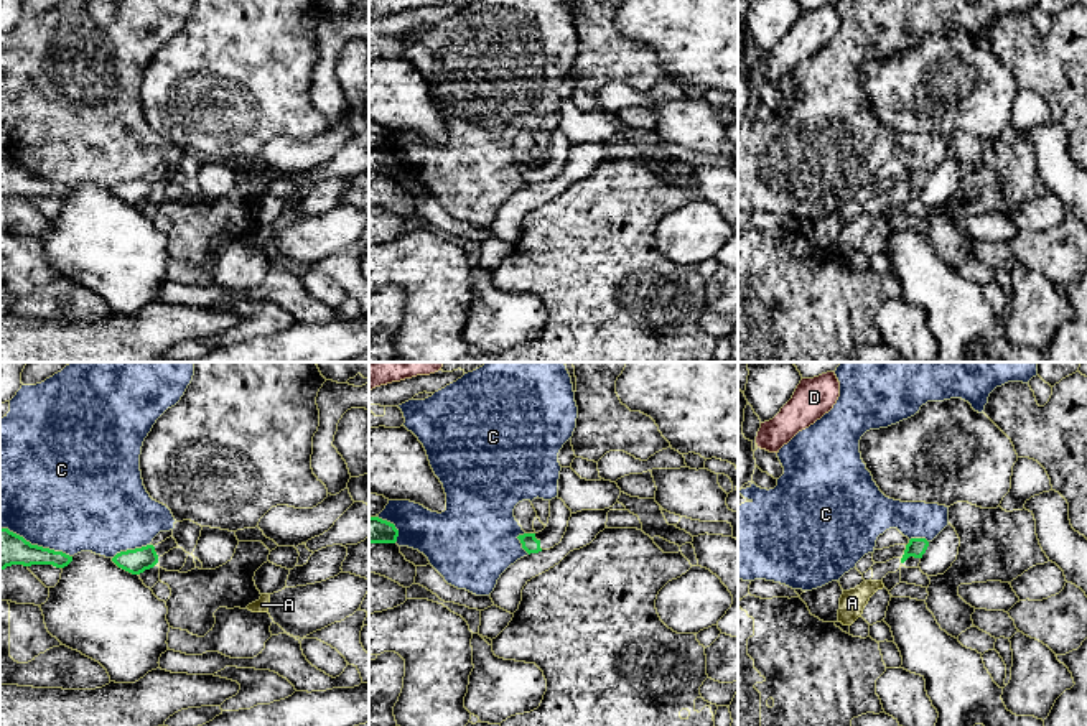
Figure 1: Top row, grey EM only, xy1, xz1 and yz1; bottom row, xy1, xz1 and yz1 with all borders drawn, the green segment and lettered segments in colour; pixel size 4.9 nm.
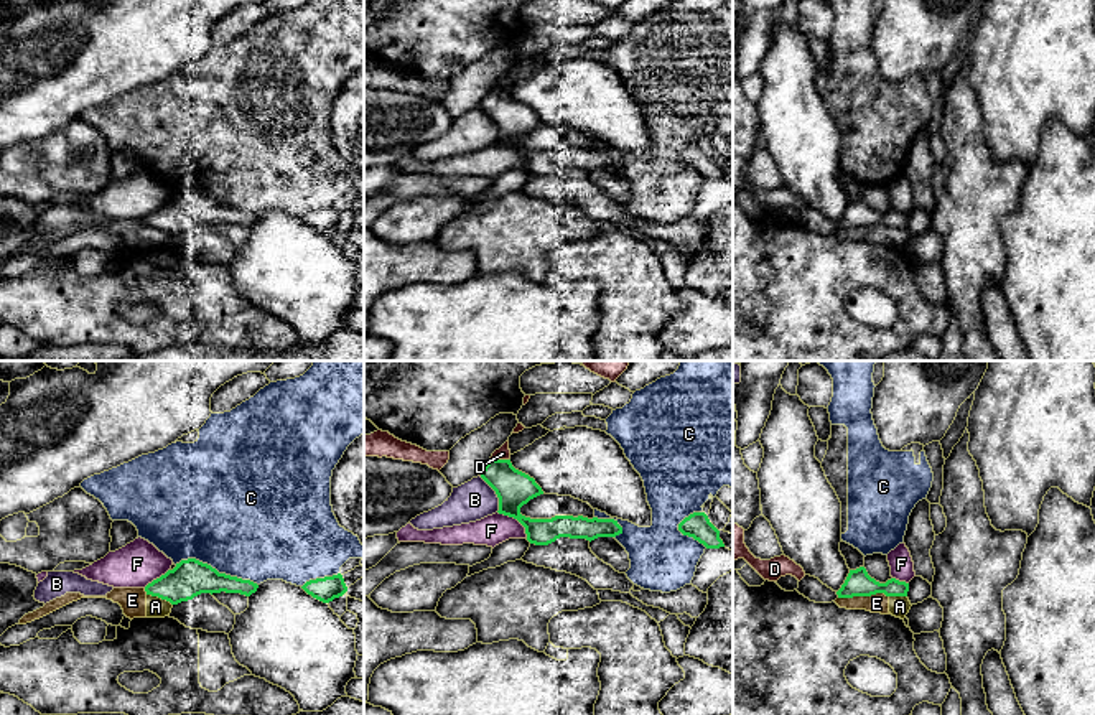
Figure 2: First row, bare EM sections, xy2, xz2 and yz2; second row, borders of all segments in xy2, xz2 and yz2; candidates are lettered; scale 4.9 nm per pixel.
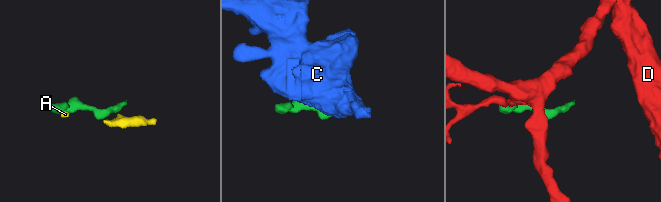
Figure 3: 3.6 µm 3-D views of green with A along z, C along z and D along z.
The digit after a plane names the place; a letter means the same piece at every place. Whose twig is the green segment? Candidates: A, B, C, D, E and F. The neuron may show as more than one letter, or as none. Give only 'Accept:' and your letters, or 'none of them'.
Accept: none of them

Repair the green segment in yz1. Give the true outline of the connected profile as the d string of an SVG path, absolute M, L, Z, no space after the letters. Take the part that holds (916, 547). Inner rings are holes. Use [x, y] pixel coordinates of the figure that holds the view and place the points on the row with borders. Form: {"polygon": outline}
{"polygon": "M911 538L909 543L906 545L901 563L904 563L909 556L922 558L927 547L929 547L929 542L926 538Z"}

